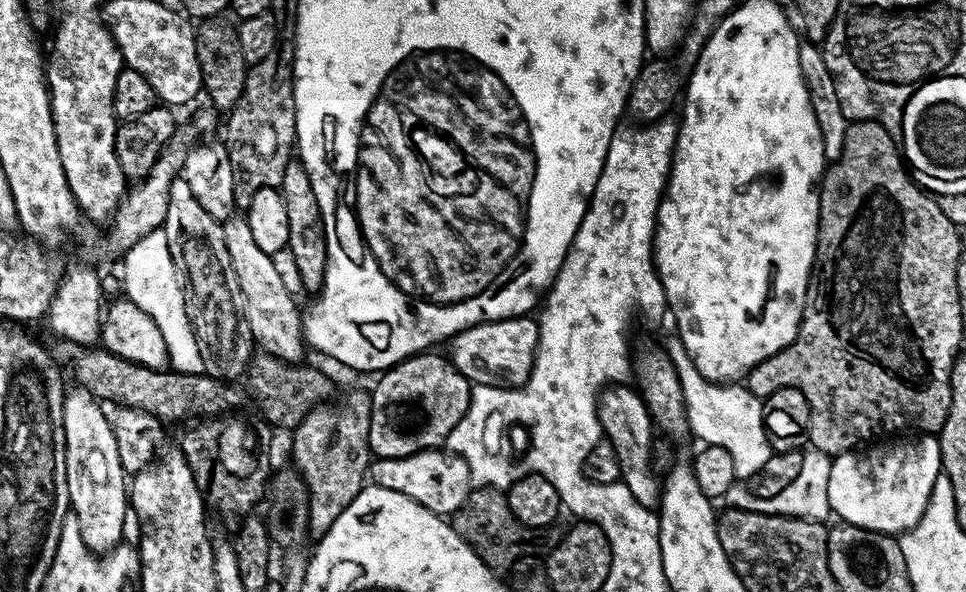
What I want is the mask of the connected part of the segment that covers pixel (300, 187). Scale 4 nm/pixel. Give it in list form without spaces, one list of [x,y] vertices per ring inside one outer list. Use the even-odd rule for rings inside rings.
[[[289,159],[284,173],[278,181],[278,191],[282,202],[286,202],[286,223],[290,226],[290,238],[287,248],[294,254],[294,262],[302,273],[304,292],[319,293],[324,286],[324,271],[328,261],[326,250],[326,226],[322,218],[322,206],[318,206],[318,197],[314,194],[314,186],[310,186],[310,174],[306,174],[304,165],[299,159]]]

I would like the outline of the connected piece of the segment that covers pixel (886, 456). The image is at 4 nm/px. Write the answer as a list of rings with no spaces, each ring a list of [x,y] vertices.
[[[920,434],[912,439],[916,440],[900,440],[881,448],[869,447],[865,456],[853,450],[833,459],[828,491],[830,506],[843,523],[889,534],[909,532],[918,523],[942,469],[939,439],[932,434]]]

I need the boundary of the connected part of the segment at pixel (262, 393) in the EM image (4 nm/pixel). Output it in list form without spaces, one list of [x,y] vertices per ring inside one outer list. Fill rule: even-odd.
[[[263,350],[257,351],[248,363],[247,391],[254,397],[254,404],[256,400],[260,407],[259,415],[267,420],[273,429],[295,430],[306,418],[306,414],[310,414],[310,410],[331,397],[328,396],[332,392],[331,378],[316,368],[307,368],[306,365],[304,362],[280,360]]]

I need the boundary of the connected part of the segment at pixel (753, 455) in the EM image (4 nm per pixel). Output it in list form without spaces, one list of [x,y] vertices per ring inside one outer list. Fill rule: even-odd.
[[[675,334],[669,336],[666,351],[682,386],[687,431],[692,431],[698,439],[704,440],[700,442],[705,445],[722,446],[722,450],[726,450],[734,462],[737,477],[751,478],[758,470],[762,470],[774,451],[764,429],[763,399],[739,383],[702,378],[702,374],[698,374],[698,366],[694,366],[690,354],[682,346],[680,337]]]

